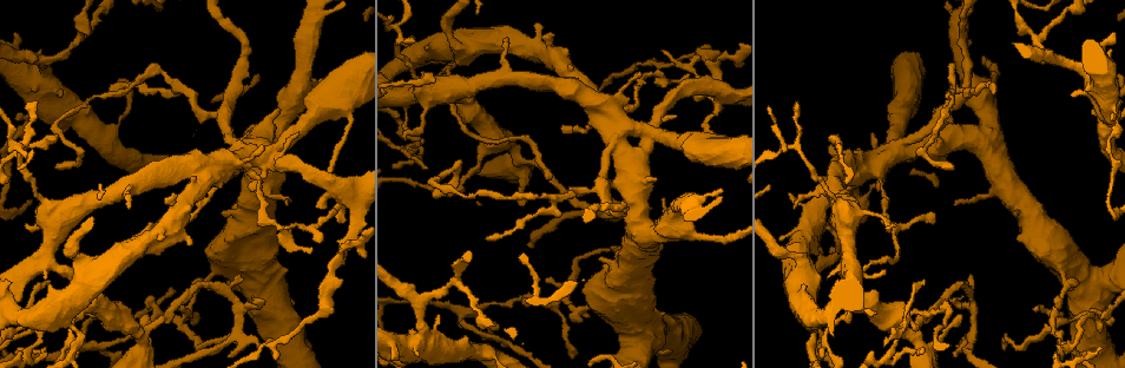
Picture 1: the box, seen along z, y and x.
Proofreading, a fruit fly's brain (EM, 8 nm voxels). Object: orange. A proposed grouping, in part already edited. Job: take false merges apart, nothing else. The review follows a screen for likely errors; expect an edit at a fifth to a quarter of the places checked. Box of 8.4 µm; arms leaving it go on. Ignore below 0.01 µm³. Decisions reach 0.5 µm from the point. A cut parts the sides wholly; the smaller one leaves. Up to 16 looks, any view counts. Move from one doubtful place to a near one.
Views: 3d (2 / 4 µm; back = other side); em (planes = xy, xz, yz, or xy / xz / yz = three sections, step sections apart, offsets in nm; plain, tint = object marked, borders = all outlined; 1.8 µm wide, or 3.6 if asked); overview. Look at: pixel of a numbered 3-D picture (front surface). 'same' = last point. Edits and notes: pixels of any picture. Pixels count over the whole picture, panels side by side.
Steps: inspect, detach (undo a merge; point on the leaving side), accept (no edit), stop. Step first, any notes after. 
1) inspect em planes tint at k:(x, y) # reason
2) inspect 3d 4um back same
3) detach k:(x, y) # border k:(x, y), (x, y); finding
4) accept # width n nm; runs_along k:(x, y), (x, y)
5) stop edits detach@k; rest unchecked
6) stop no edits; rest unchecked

inspect 3d 4um back at 1:(54, 122) # sharp bend

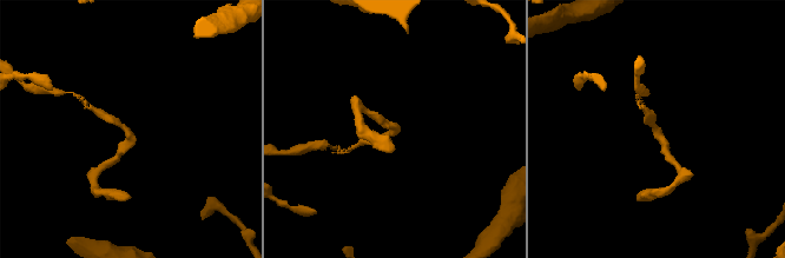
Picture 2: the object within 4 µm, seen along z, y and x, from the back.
inspect em planes borders at 2:(659, 132) # shape alone is not enough

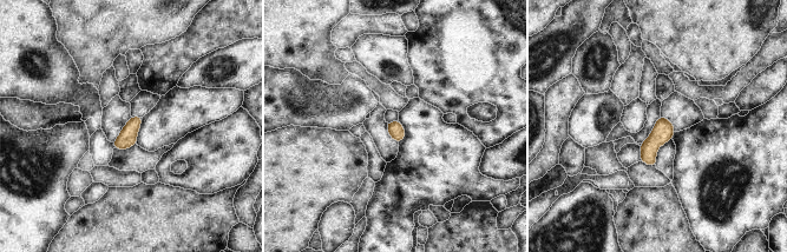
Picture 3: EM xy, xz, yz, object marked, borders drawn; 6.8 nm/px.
accept # all the same neuron

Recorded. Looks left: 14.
inspect em planes borders at 1:(605, 111) # small branch off a trunk

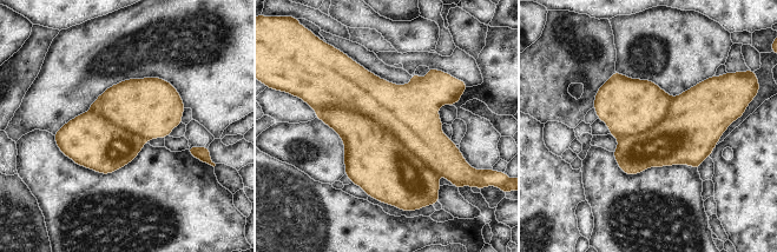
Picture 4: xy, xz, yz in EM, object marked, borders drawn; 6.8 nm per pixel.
detach 4:(410, 112) # two neurons meet here

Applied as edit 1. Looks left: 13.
inspect overview

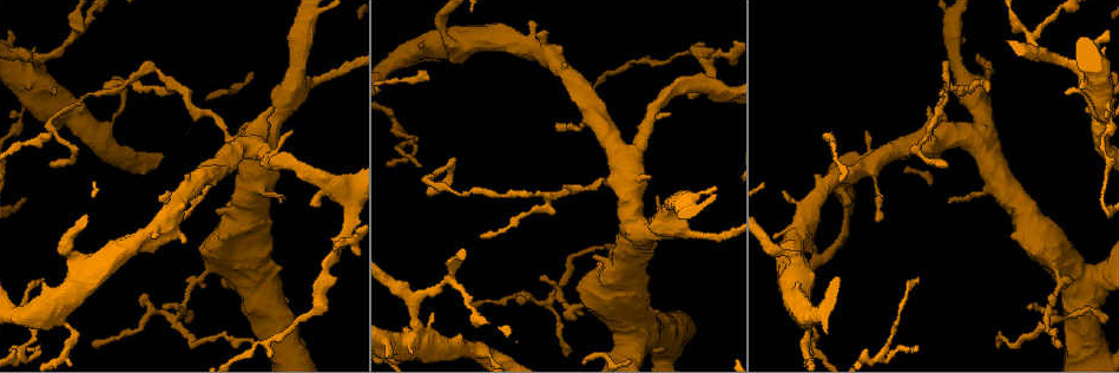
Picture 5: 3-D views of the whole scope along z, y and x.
inspect 3d 4um at 5:(407, 139) # sharp bend

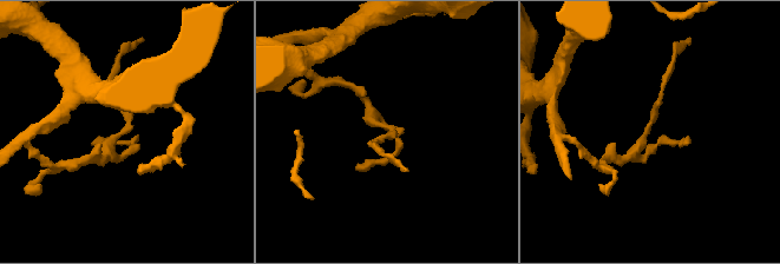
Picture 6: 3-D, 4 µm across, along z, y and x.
inspect em planes tint at 6:(127, 123) # now the EM

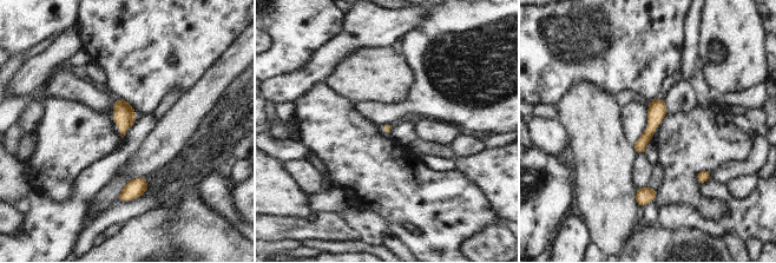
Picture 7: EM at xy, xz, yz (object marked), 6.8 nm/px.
accept # width 60 nm; runs_along 7:(661, 102), (652, 126), (639, 150); all the same neuron

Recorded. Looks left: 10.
inspect 3d 4um at 5:(556, 298) # abrupt turn

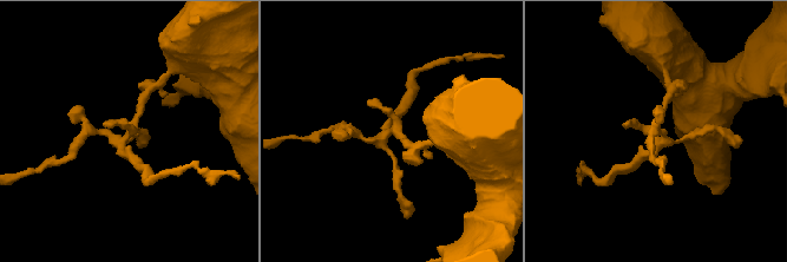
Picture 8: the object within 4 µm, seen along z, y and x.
inspect em yz step 8 tint at 8:(655, 142)

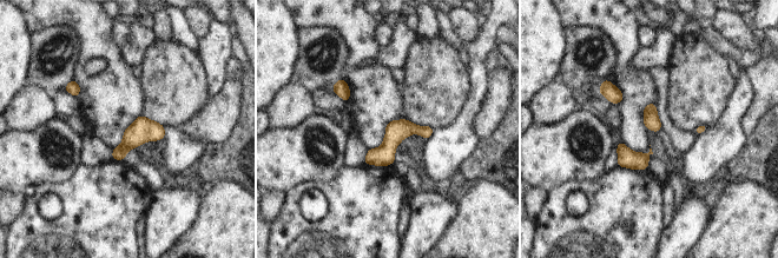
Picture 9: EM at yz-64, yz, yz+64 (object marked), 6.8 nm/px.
inspect em planes tint same

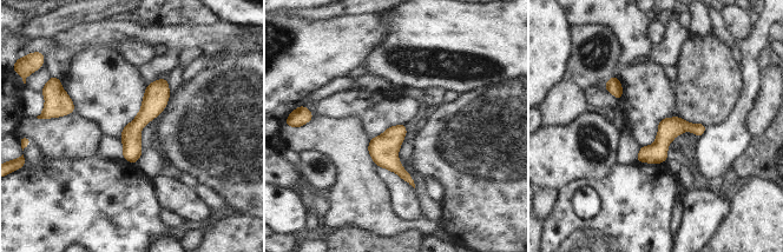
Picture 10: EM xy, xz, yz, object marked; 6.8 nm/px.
accept # runs_along 10:(164, 81), (131, 133), (131, 159); one neuron here

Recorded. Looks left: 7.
inspect em 3.6um xy step 16 tint at 5:(31, 75) # calibre changes

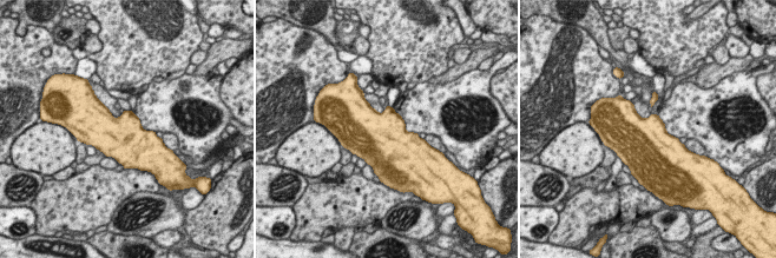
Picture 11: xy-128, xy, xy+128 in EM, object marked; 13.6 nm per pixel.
accept # one neuron here

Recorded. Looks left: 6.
stop edits detach@4; rest unchecked

